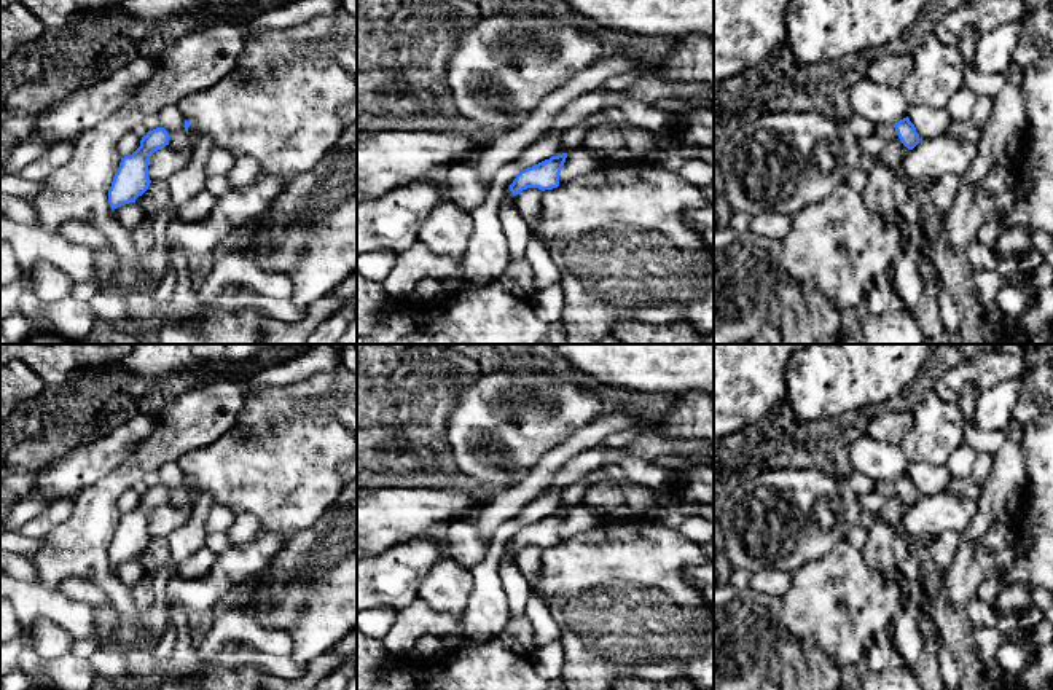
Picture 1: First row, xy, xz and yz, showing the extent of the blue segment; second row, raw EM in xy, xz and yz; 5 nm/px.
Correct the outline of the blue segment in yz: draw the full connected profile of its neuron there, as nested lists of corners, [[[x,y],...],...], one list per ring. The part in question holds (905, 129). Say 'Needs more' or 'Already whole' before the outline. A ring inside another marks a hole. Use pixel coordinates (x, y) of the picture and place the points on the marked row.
Already whole. [[[903,118],[898,123],[894,124],[897,135],[900,142],[908,148],[913,150],[919,143],[919,135],[916,132],[914,124],[910,121],[910,118]]]

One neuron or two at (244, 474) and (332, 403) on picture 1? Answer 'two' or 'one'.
one

